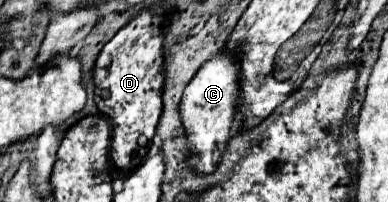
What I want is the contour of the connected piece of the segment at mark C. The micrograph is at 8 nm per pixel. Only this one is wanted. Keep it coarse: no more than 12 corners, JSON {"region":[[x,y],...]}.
{"region":[[225,47],[181,101],[191,167],[211,173],[229,143],[241,65]]}

